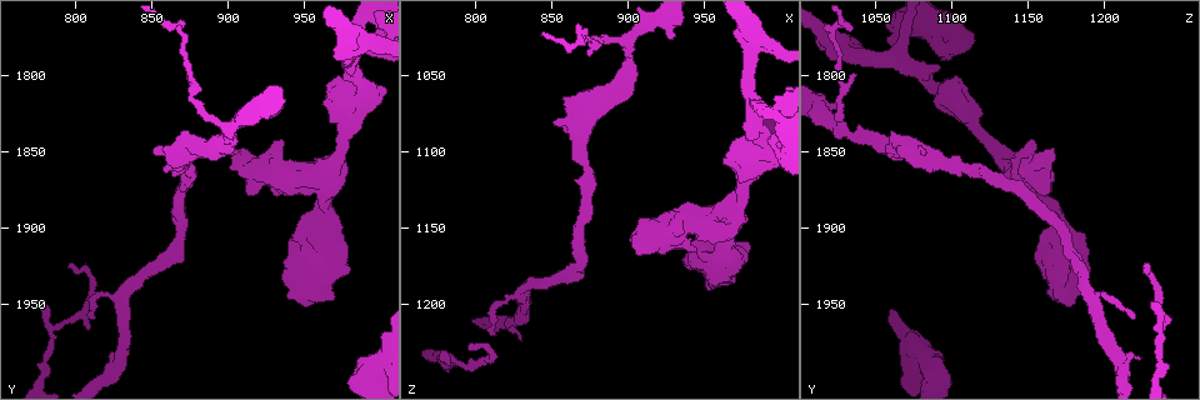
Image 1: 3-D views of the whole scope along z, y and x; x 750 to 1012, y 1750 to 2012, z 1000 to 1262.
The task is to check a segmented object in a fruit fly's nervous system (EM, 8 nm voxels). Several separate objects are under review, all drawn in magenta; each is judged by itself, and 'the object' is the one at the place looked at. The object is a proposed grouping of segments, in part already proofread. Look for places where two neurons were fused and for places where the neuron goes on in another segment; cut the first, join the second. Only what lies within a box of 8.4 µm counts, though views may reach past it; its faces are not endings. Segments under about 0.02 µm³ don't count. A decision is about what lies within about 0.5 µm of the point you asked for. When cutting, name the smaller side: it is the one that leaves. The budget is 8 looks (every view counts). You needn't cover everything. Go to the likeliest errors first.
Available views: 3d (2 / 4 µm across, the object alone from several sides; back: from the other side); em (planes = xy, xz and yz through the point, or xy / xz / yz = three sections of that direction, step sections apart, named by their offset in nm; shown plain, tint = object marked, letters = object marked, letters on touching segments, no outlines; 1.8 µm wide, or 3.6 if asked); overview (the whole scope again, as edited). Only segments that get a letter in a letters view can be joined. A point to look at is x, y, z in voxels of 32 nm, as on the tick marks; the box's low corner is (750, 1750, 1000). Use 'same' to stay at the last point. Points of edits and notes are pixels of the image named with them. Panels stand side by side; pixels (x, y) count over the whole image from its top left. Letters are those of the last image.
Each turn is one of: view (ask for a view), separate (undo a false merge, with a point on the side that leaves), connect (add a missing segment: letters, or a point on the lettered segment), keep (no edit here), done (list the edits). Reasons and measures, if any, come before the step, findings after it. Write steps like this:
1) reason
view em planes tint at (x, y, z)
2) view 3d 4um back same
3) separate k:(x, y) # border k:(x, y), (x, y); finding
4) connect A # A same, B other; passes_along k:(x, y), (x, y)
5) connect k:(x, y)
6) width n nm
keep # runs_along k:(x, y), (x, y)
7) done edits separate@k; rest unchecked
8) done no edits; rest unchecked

a fork
view 3d 4um at (968, 1858, 1136)

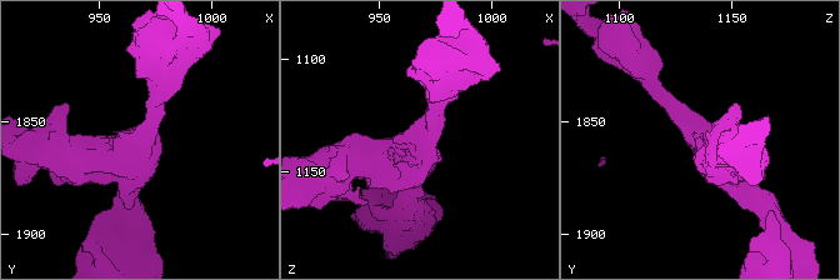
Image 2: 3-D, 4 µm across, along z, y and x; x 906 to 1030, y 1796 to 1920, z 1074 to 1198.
view em 3.6um planes tint at (969, 1861, 1136)

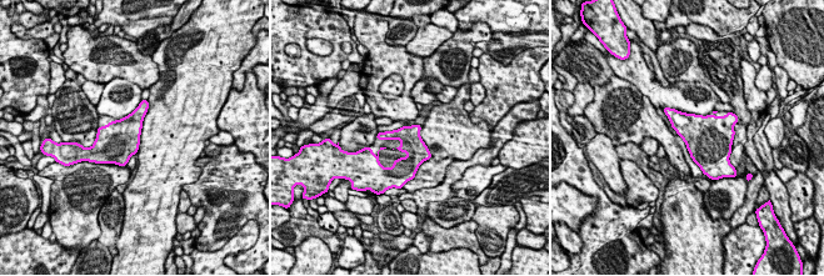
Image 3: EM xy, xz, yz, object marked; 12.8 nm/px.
view em 3.6um planes letters same

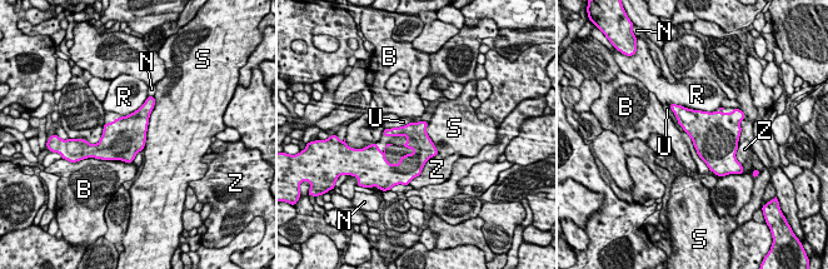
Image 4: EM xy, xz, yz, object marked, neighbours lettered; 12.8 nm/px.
width 320 nm
keep # B other, N other, R other, S other, U other, Z other; border 4:(154, 96), (146, 140), (141, 150); one neuron here

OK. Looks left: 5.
calibre changes
view em 3.6um yz step 8 plain at (946, 1930, 1168)

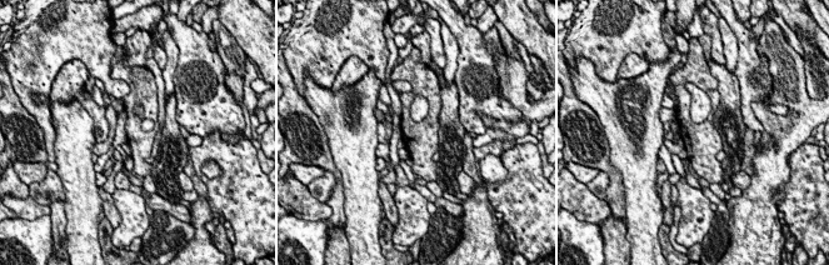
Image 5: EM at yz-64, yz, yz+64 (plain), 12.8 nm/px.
view em 3.6um yz step 8 letters same

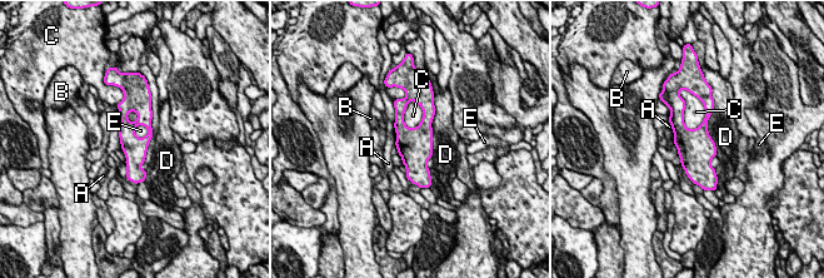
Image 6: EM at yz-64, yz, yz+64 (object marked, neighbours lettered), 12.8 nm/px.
longest_contact D 700 nm
keep # A other, B other, C other, D other, E other; border 6:(143, 124), (135, 128), (138, 138); one neuron here

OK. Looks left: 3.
thick end
view em planes letters at (850, 1850, 1080)

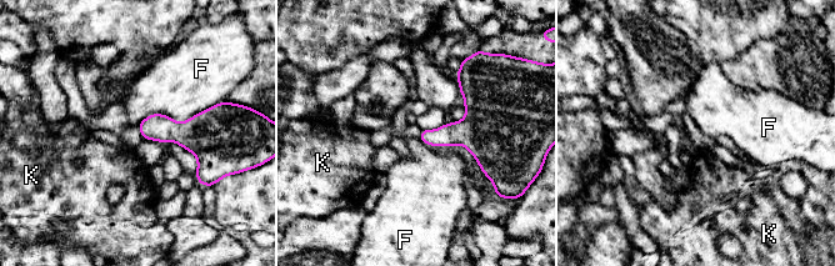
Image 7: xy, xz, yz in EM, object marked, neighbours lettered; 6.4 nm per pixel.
keep # F other, K other; no lettered segment goes on from it

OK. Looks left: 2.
done no edits; rest unchecked

